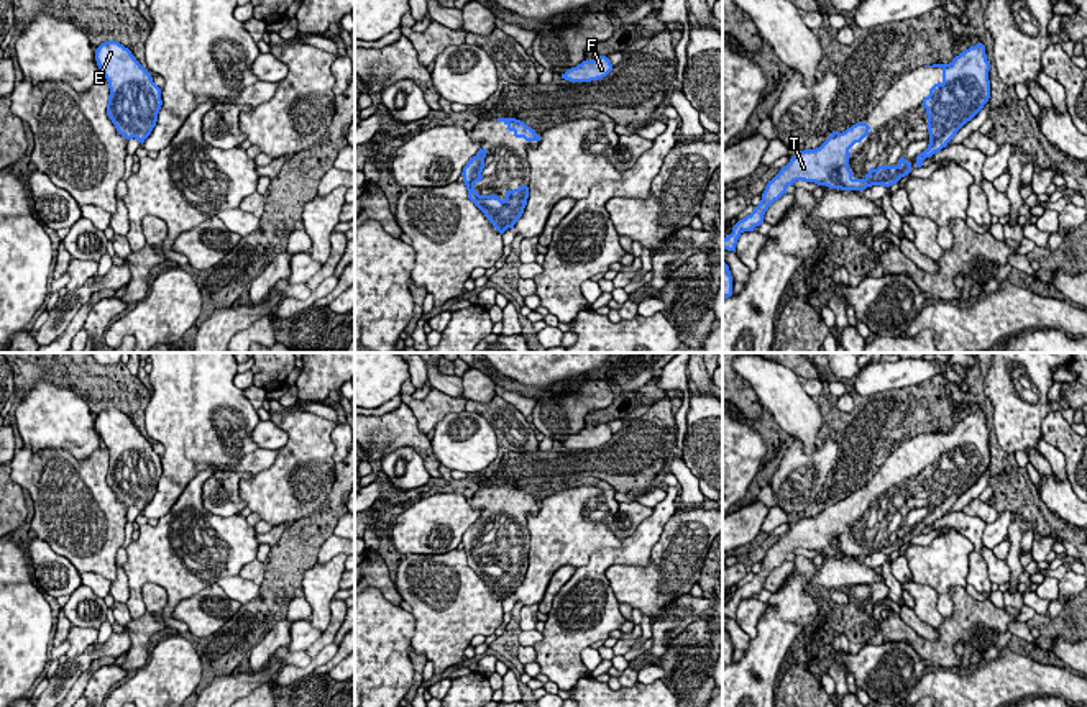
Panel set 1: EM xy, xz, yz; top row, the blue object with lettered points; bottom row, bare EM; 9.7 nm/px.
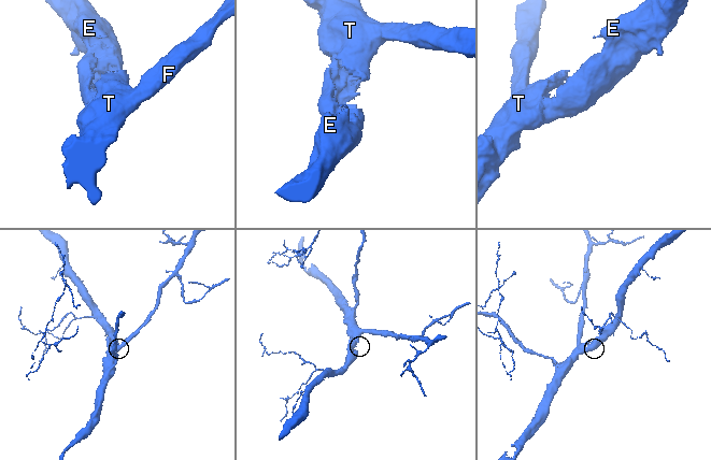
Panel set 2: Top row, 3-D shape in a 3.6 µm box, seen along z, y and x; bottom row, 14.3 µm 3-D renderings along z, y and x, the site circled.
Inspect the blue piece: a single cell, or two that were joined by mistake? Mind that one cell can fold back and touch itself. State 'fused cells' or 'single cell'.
single cell

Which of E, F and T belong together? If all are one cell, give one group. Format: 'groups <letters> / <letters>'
groups E F T

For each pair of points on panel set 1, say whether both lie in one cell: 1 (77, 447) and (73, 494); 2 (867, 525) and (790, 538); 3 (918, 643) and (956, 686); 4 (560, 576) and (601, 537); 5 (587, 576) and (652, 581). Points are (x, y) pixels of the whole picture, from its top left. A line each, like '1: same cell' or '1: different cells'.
1: different cells
2: same cell
3: different cells
4: different cells
5: different cells

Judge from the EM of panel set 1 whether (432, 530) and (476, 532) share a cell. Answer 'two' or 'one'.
two

